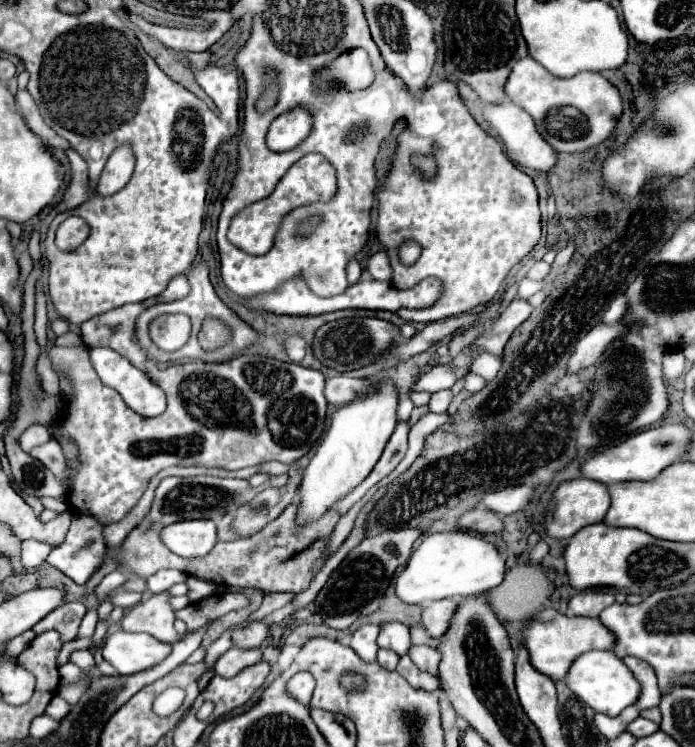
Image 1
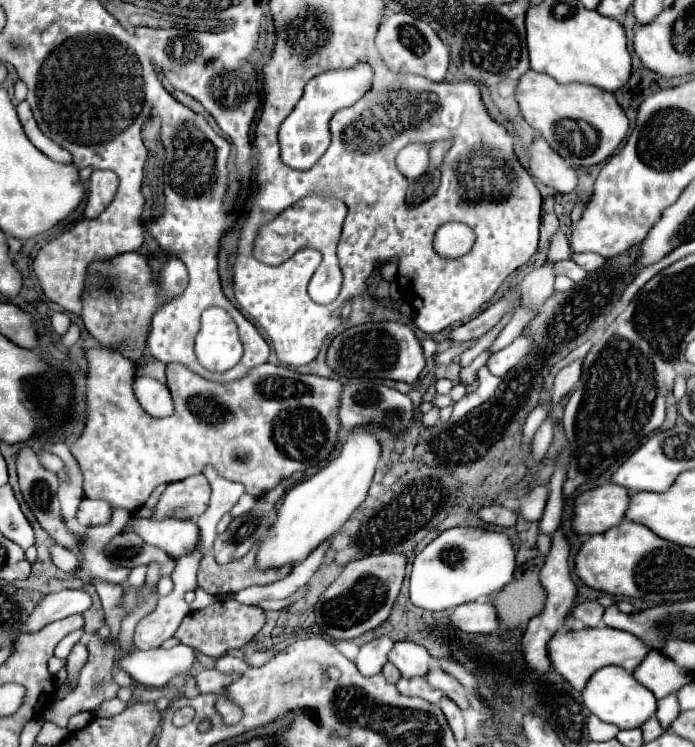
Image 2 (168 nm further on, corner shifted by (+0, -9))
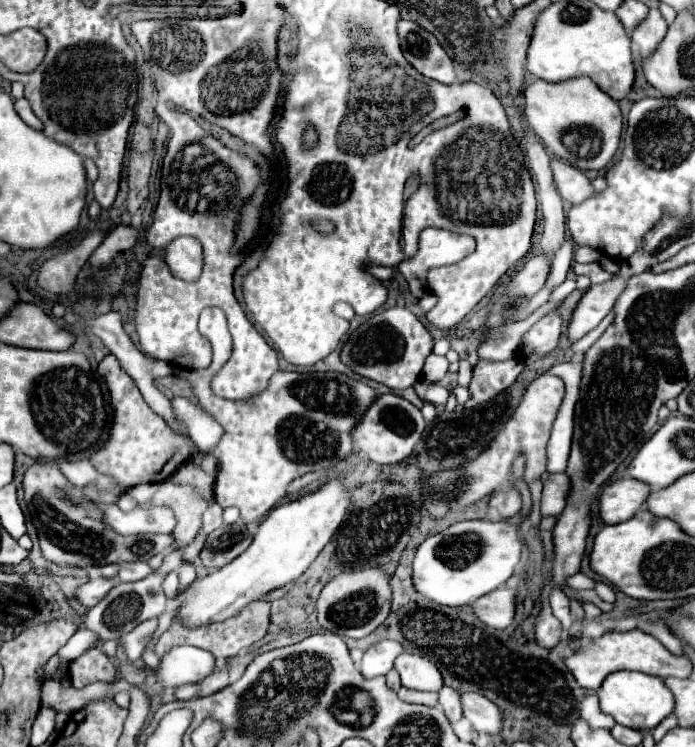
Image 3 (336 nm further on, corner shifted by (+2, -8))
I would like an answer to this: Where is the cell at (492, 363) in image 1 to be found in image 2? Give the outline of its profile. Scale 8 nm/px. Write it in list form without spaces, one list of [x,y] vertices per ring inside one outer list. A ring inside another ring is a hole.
[[[520,335],[516,341],[512,341],[508,347],[504,347],[502,351],[496,351],[490,355],[488,359],[488,369],[502,377],[506,375],[512,367],[516,367],[516,363],[520,363],[520,359],[524,359],[524,355],[528,355],[528,351],[532,349],[532,337],[530,335]]]

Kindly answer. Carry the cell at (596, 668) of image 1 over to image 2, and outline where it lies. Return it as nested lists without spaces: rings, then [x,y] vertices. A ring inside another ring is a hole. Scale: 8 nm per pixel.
[[[602,667],[600,671],[596,671],[588,685],[582,691],[584,695],[584,705],[602,721],[606,723],[614,723],[620,729],[636,729],[642,727],[644,721],[648,721],[650,717],[654,717],[656,709],[658,709],[658,701],[652,695],[652,691],[648,691],[642,683],[638,683],[634,679],[634,675],[630,675],[628,671],[624,671],[622,667]]]

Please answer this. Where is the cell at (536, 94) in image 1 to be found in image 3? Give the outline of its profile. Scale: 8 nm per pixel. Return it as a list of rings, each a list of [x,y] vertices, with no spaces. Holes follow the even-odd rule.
[[[586,76],[554,84],[534,78],[524,90],[524,114],[544,146],[556,158],[580,170],[606,168],[618,150],[622,134],[620,106]]]

